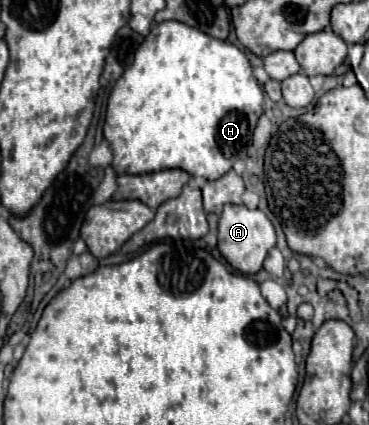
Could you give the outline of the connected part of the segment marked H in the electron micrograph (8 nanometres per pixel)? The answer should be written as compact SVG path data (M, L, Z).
M180 21L158 23L140 43L132 65L122 73L108 97L104 139L114 153L112 169L118 175L182 169L194 177L214 181L230 171L234 161L246 159L252 131L262 115L262 101L264 93L252 75L252 67L236 45L214 39Z

